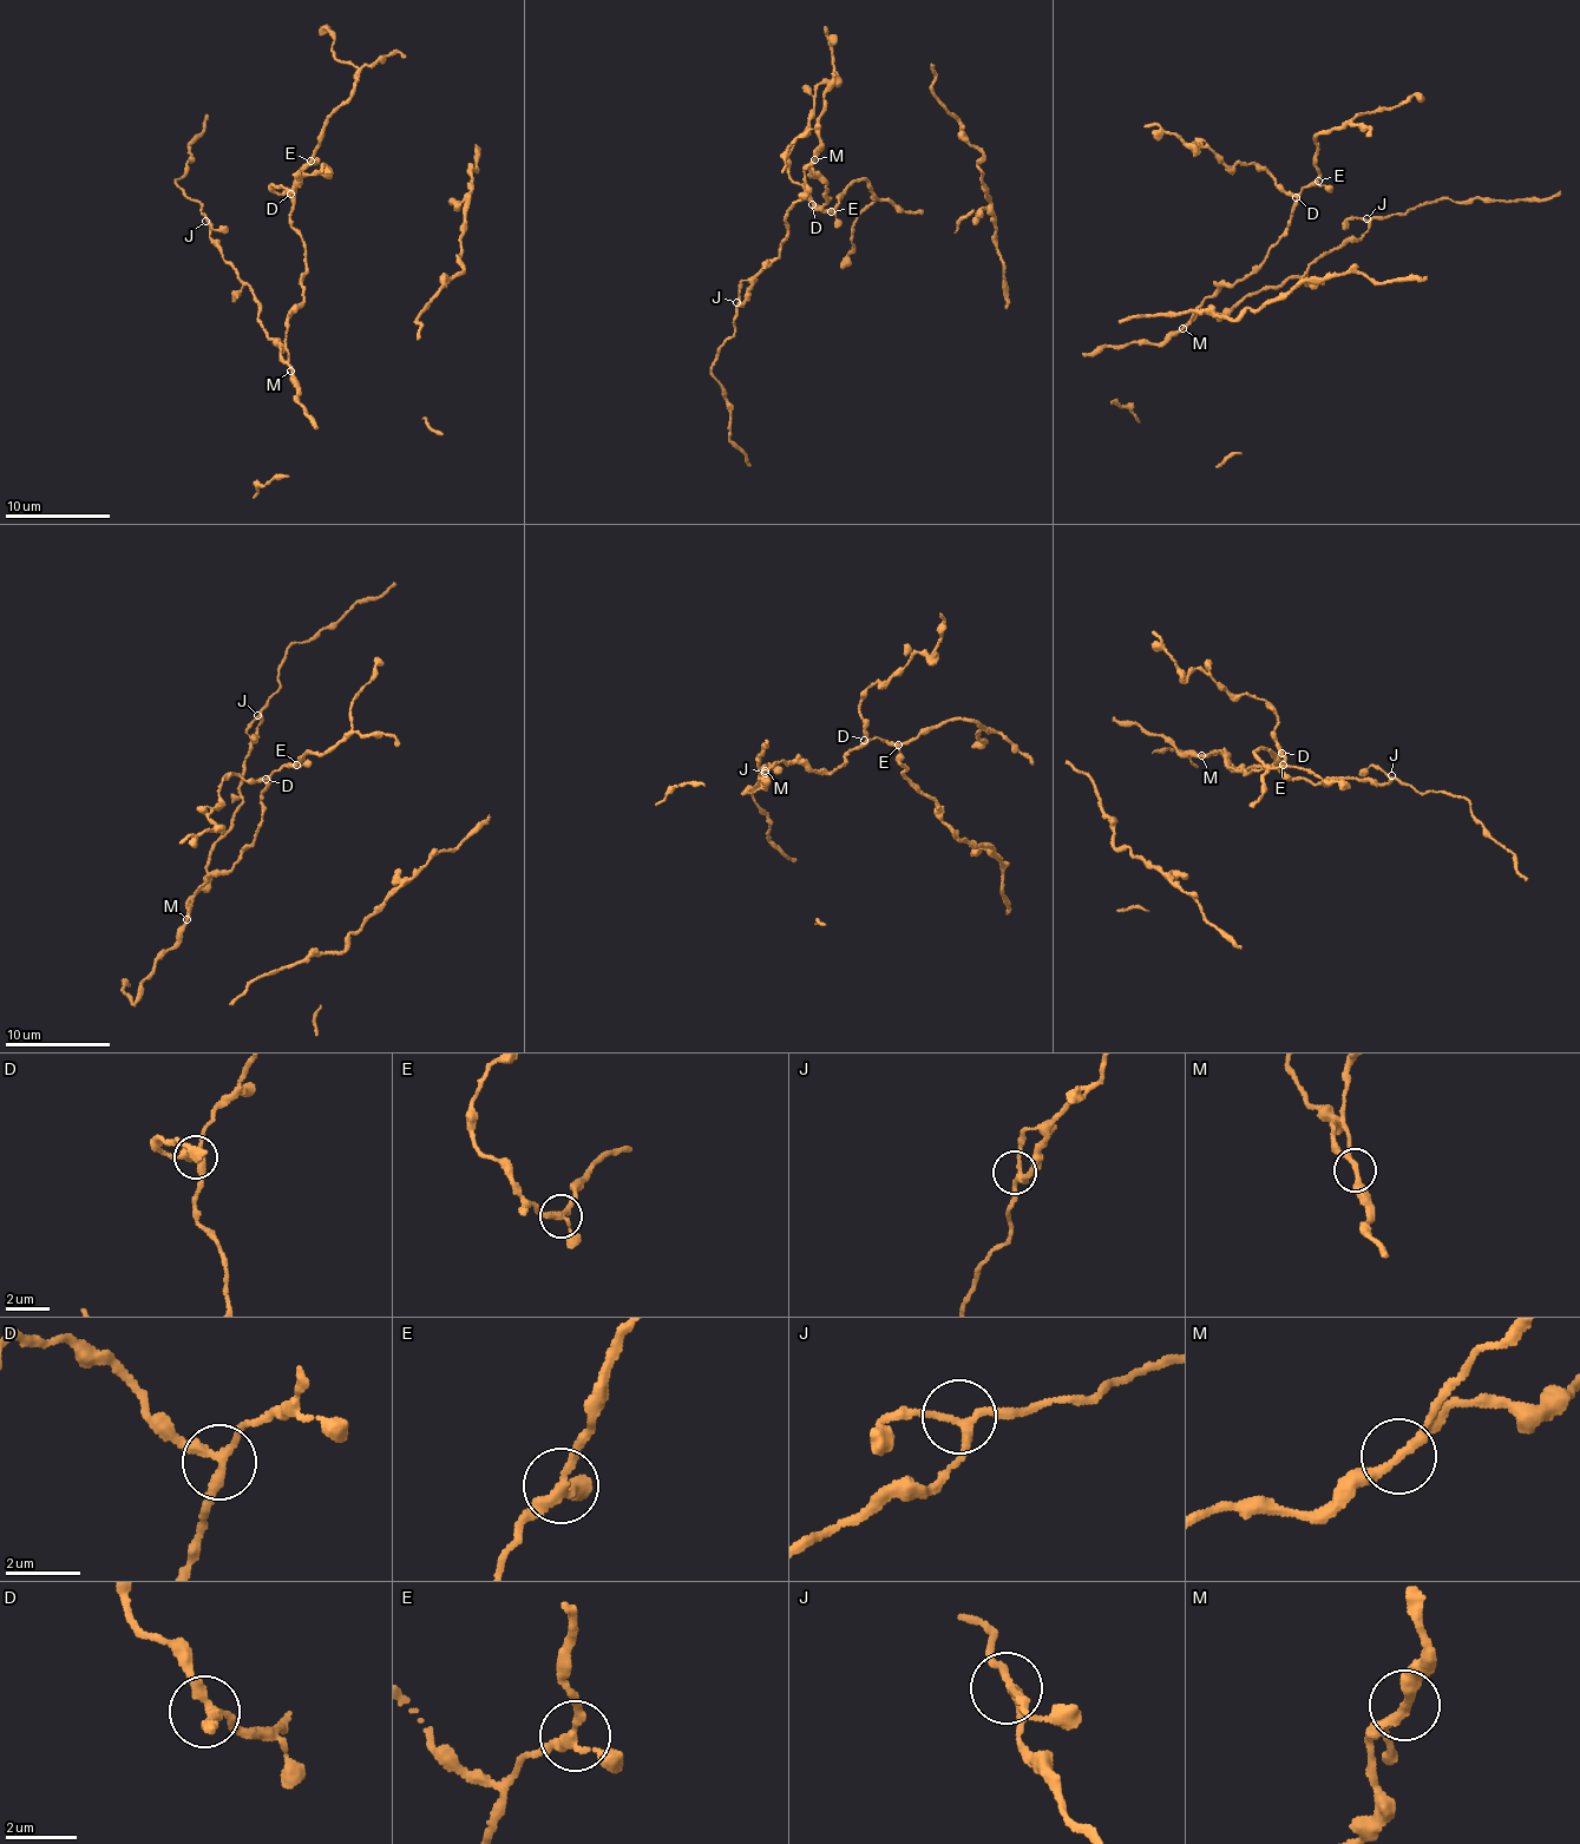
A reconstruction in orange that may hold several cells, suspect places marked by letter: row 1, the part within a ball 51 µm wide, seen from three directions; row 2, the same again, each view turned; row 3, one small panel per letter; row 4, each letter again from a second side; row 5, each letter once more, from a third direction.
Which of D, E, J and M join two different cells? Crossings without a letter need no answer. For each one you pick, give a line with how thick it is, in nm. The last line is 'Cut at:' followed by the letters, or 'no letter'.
Cut at: no letter

